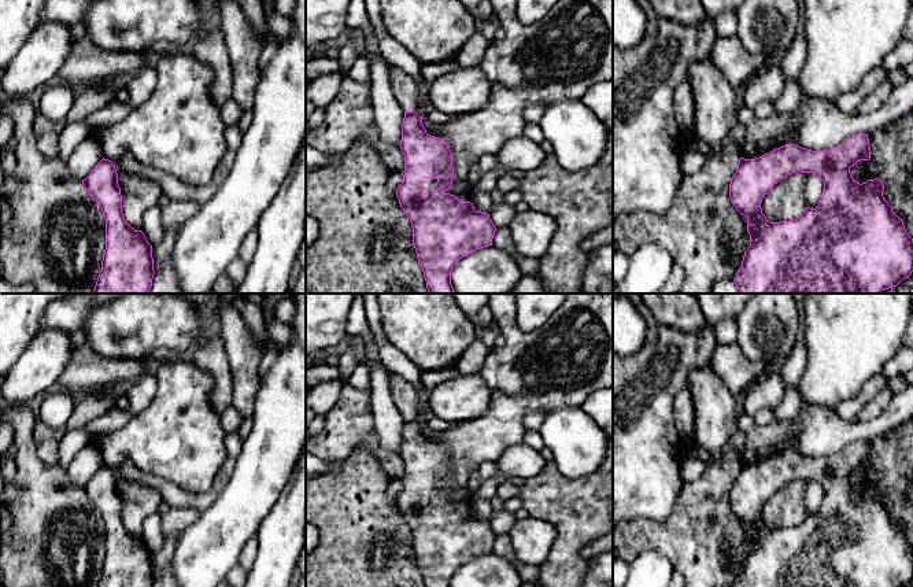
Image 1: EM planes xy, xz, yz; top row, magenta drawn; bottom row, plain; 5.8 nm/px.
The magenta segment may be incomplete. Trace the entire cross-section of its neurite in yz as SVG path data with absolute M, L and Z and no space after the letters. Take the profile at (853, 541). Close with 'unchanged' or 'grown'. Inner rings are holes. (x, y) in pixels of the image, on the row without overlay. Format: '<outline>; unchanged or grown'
M858 440L838 454L812 458L795 451L786 451L759 465L739 466L738 477L729 491L729 505L736 517L747 525L750 553L744 558L742 573L735 587L905 587L913 579L913 546L903 528L892 518L883 503L884 492L879 486L857 490L850 475L871 466L868 442ZM795 480L814 480L824 490L824 498L816 516L791 528L770 529L761 516L761 509L773 492Z; unchanged

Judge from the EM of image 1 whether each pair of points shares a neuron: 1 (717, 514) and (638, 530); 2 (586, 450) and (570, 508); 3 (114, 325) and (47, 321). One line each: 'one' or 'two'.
1: one
2: two
3: two

